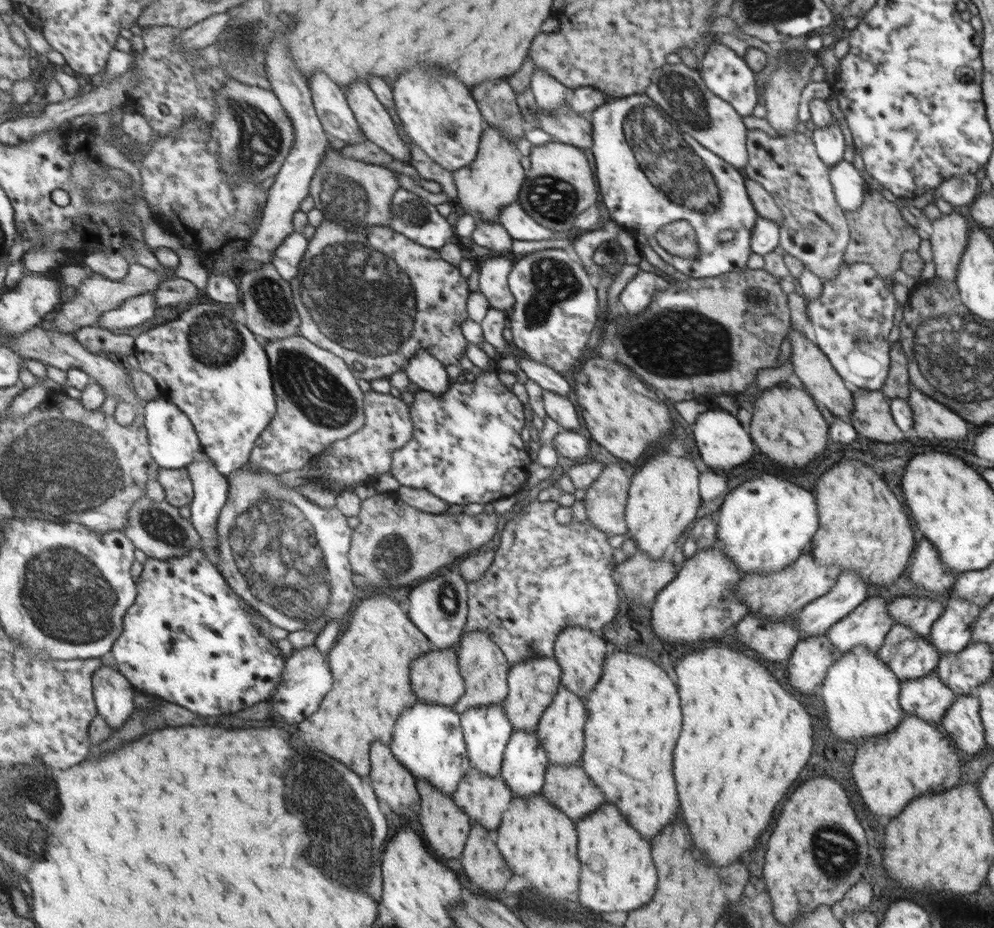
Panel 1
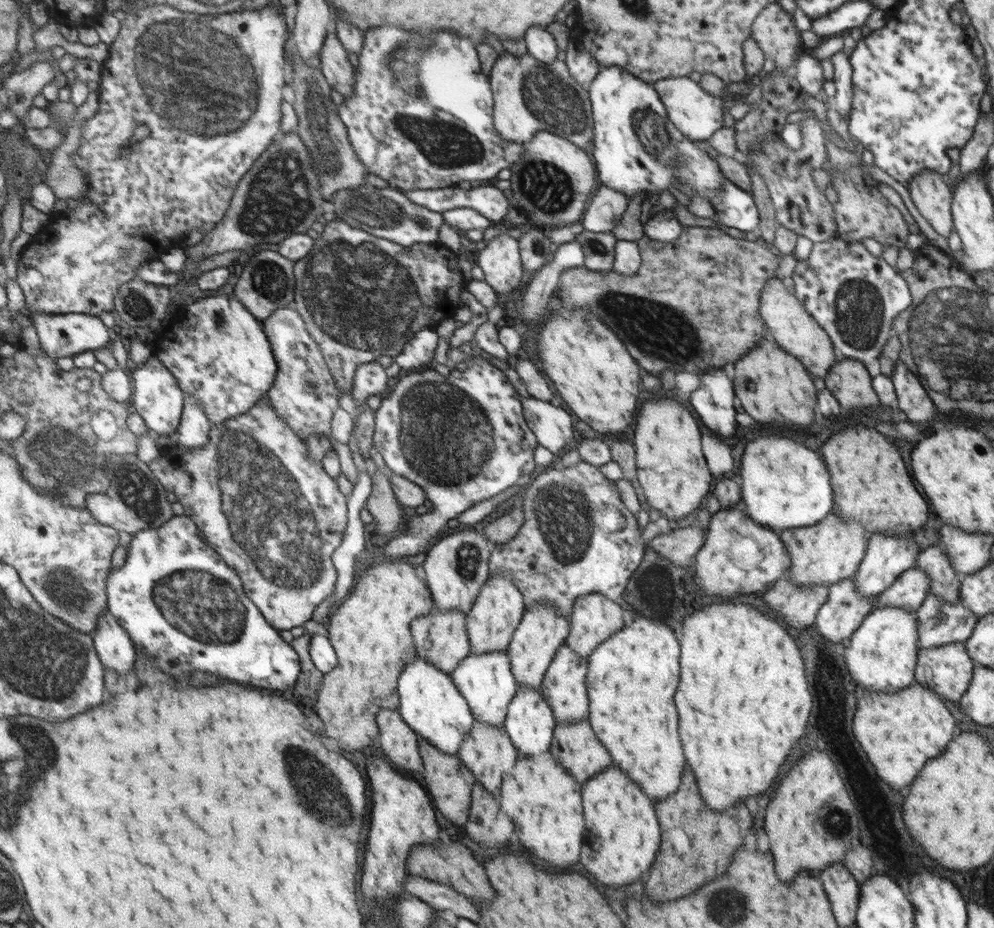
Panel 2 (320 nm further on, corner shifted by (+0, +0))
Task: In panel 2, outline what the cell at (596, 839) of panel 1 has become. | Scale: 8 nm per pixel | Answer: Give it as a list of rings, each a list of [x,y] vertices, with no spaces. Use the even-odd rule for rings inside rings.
[[[617,766],[586,780],[582,790],[583,817],[587,812],[587,848],[583,868],[605,886],[623,886],[639,878],[653,862],[659,848],[659,826],[651,800]]]

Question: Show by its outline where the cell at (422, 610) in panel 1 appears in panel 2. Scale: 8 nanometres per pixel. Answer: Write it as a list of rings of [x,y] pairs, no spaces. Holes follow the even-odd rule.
[[[476,527],[454,532],[429,546],[422,568],[439,612],[457,610],[464,615],[470,612],[480,586],[488,578],[488,563],[494,545],[481,532],[481,528]]]

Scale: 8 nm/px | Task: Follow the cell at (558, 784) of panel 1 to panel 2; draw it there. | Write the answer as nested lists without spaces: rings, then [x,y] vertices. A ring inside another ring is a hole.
[[[588,719],[559,723],[554,730],[550,753],[579,784],[611,765],[611,758],[593,736]]]

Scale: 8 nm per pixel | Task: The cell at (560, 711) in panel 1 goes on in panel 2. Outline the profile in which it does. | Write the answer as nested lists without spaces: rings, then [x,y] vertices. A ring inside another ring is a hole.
[[[566,644],[559,646],[542,678],[541,696],[547,700],[556,721],[562,723],[588,718],[588,696],[585,694],[585,660]]]

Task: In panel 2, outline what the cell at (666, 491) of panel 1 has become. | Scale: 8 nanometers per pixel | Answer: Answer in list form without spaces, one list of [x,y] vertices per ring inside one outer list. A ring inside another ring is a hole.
[[[677,398],[645,400],[639,407],[633,428],[636,479],[643,490],[645,503],[650,509],[659,510],[667,520],[689,514],[701,498],[709,492],[711,476],[699,450],[699,428],[695,418]]]

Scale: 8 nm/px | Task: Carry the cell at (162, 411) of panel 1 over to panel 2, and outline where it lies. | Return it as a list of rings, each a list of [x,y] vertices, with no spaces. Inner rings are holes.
[[[153,355],[144,364],[138,365],[131,376],[134,381],[134,410],[145,420],[146,426],[156,430],[160,435],[170,435],[177,431],[182,421],[185,393],[179,385],[179,379]]]

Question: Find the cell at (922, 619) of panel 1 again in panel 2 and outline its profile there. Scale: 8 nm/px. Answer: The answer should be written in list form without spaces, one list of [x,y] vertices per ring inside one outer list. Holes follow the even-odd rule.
[[[940,542],[923,549],[922,554],[917,556],[914,566],[926,572],[929,579],[929,593],[952,603],[959,600],[962,576],[953,570]]]

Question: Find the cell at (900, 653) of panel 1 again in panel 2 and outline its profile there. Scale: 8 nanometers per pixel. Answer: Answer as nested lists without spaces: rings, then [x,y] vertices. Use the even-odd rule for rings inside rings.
[[[931,593],[926,595],[915,612],[920,650],[954,642],[963,643],[977,621],[961,601],[944,601]]]

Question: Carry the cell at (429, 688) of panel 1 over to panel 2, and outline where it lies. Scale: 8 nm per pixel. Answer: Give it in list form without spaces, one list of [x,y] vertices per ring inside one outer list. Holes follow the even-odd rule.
[[[447,610],[447,612],[431,612],[415,620],[415,644],[419,644],[419,657],[434,664],[440,671],[450,674],[461,660],[470,653],[470,641],[467,634],[466,616],[457,610]]]

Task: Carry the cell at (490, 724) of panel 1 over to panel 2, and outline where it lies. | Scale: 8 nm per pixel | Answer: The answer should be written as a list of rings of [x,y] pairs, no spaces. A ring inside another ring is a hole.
[[[506,650],[468,654],[449,675],[461,696],[467,701],[475,721],[483,721],[494,727],[502,726],[506,718],[506,708],[517,694],[518,688]]]

